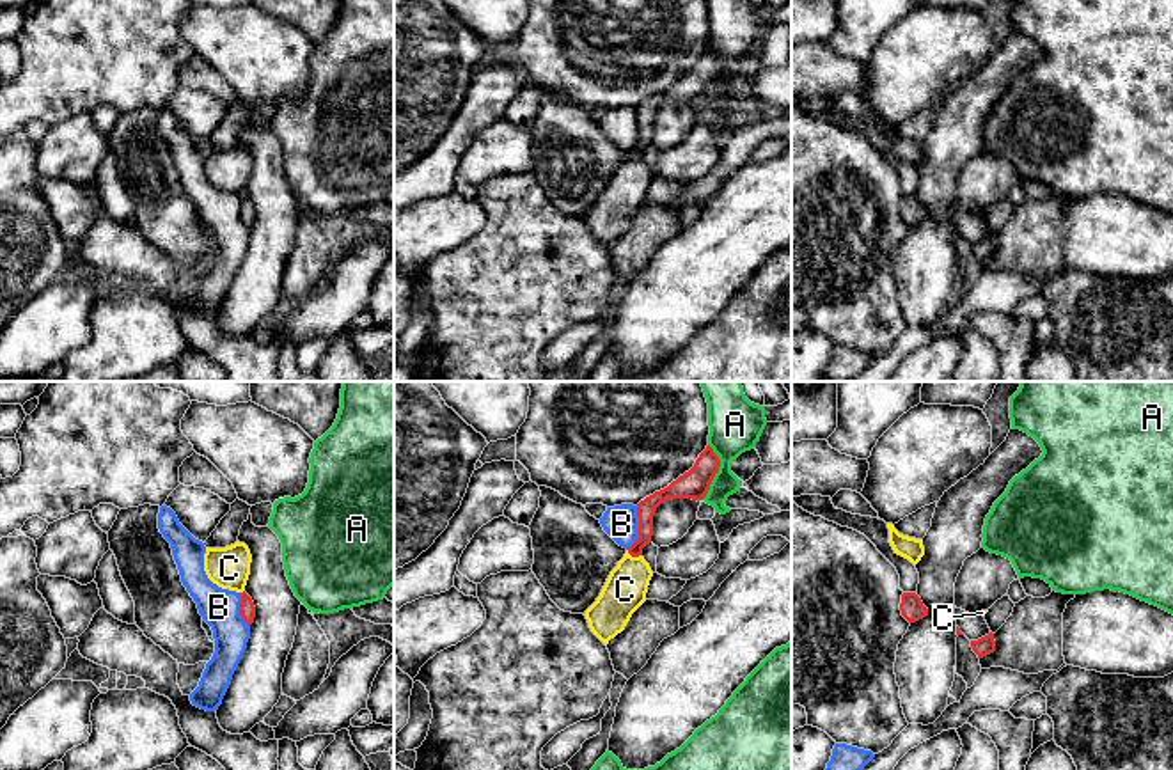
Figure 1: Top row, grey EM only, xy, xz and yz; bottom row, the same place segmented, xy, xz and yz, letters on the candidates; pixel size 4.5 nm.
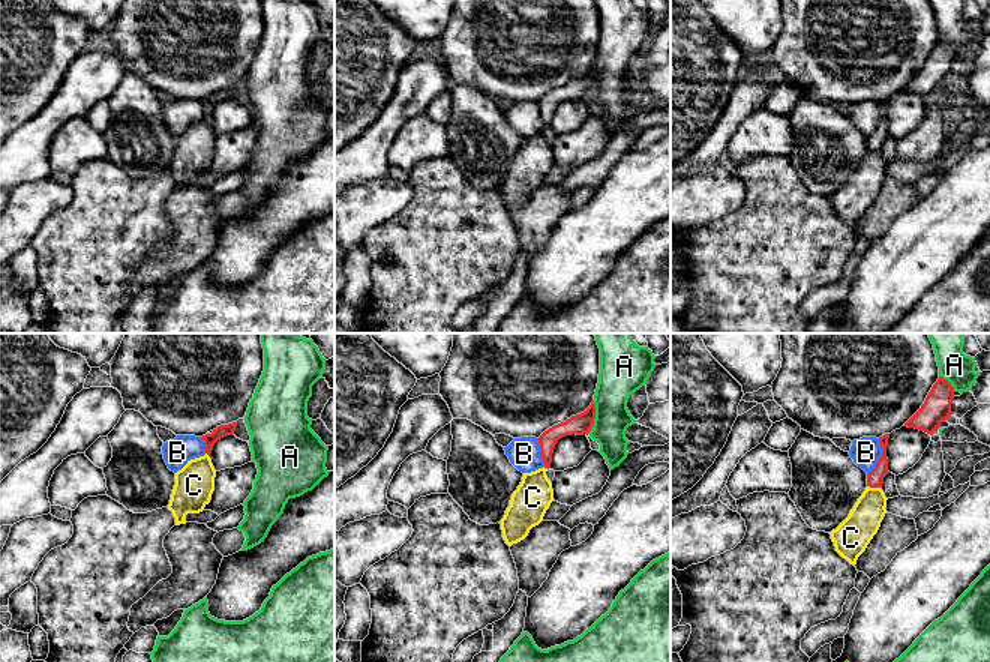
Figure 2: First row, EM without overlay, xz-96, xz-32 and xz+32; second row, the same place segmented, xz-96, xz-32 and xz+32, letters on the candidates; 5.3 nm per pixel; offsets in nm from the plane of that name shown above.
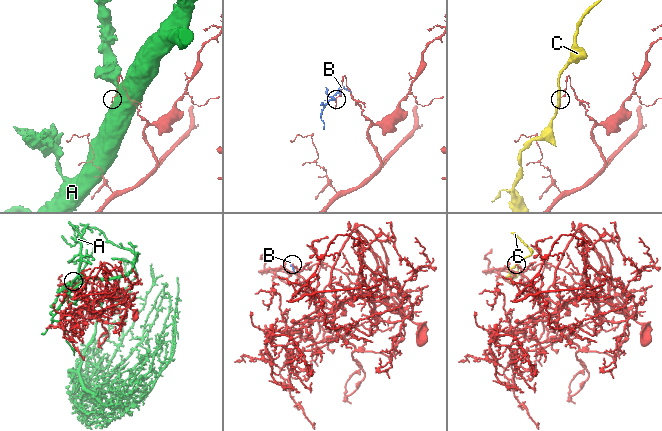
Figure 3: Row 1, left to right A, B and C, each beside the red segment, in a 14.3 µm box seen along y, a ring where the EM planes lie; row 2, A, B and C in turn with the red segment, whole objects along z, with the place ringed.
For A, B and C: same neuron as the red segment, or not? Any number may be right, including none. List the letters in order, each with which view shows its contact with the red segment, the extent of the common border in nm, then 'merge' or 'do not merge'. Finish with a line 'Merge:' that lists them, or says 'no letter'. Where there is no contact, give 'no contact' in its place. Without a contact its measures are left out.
A: xz | 260 nm | do not merge
B: xz | 200 nm | do not merge
C: xz | 80 nm | do not merge
Merge: no letter

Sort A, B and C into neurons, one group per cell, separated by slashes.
A / B / C

